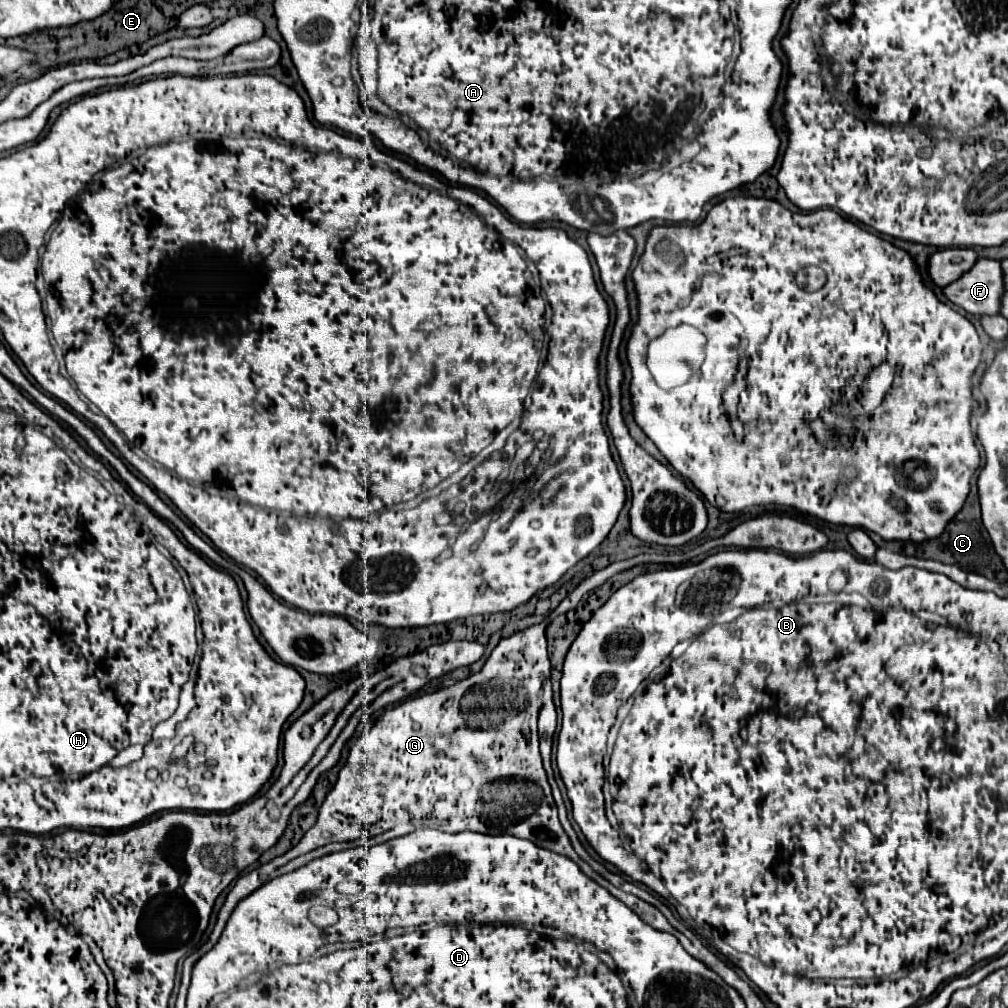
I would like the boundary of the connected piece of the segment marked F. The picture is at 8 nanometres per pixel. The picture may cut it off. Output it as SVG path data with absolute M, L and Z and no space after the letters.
M978 258L968 272L964 272L950 286L942 288L942 292L952 304L970 314L978 316L1000 314L1002 298L1000 262L992 258Z

